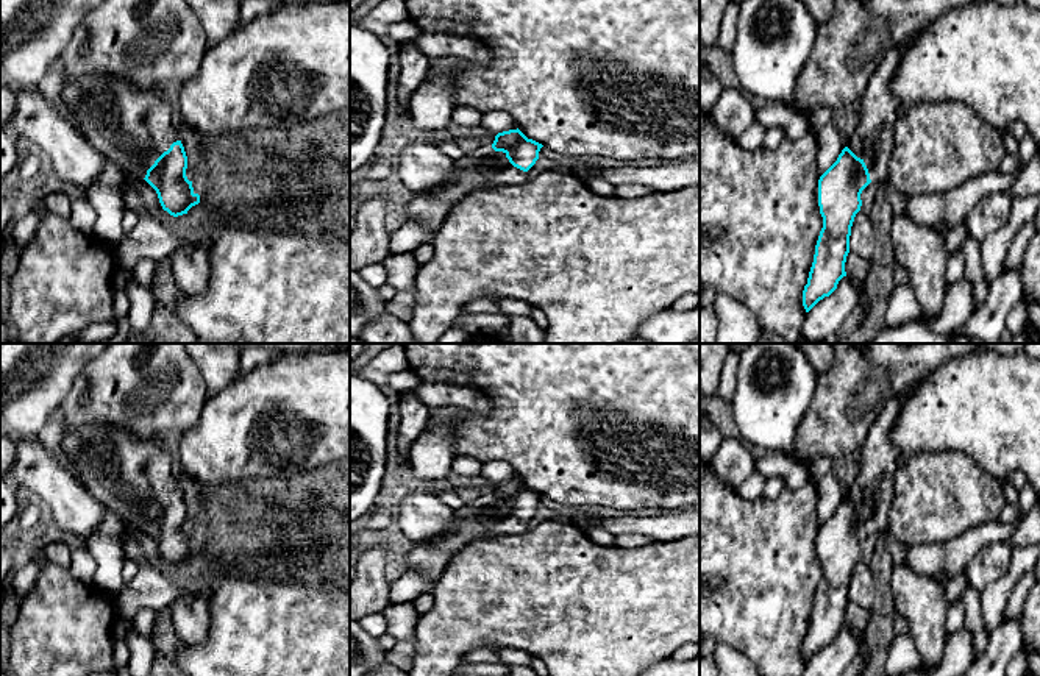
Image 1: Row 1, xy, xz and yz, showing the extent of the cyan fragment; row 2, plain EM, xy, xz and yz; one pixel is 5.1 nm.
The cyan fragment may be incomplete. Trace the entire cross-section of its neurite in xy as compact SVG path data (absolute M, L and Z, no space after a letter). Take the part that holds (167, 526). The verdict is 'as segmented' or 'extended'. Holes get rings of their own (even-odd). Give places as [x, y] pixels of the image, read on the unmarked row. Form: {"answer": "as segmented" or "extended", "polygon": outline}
{"answer": "extended", "polygon": "M109 425L62 428L59 457L72 464L69 470L77 481L125 526L144 528L156 540L162 559L170 565L187 564L200 553L200 545L194 542L192 531L186 526L187 506L178 489L172 443L136 439L128 431Z"}

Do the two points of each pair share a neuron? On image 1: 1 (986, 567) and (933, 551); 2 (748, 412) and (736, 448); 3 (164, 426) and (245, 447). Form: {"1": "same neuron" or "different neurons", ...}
{"1": "different neurons", "2": "different neurons", "3": "different neurons"}

